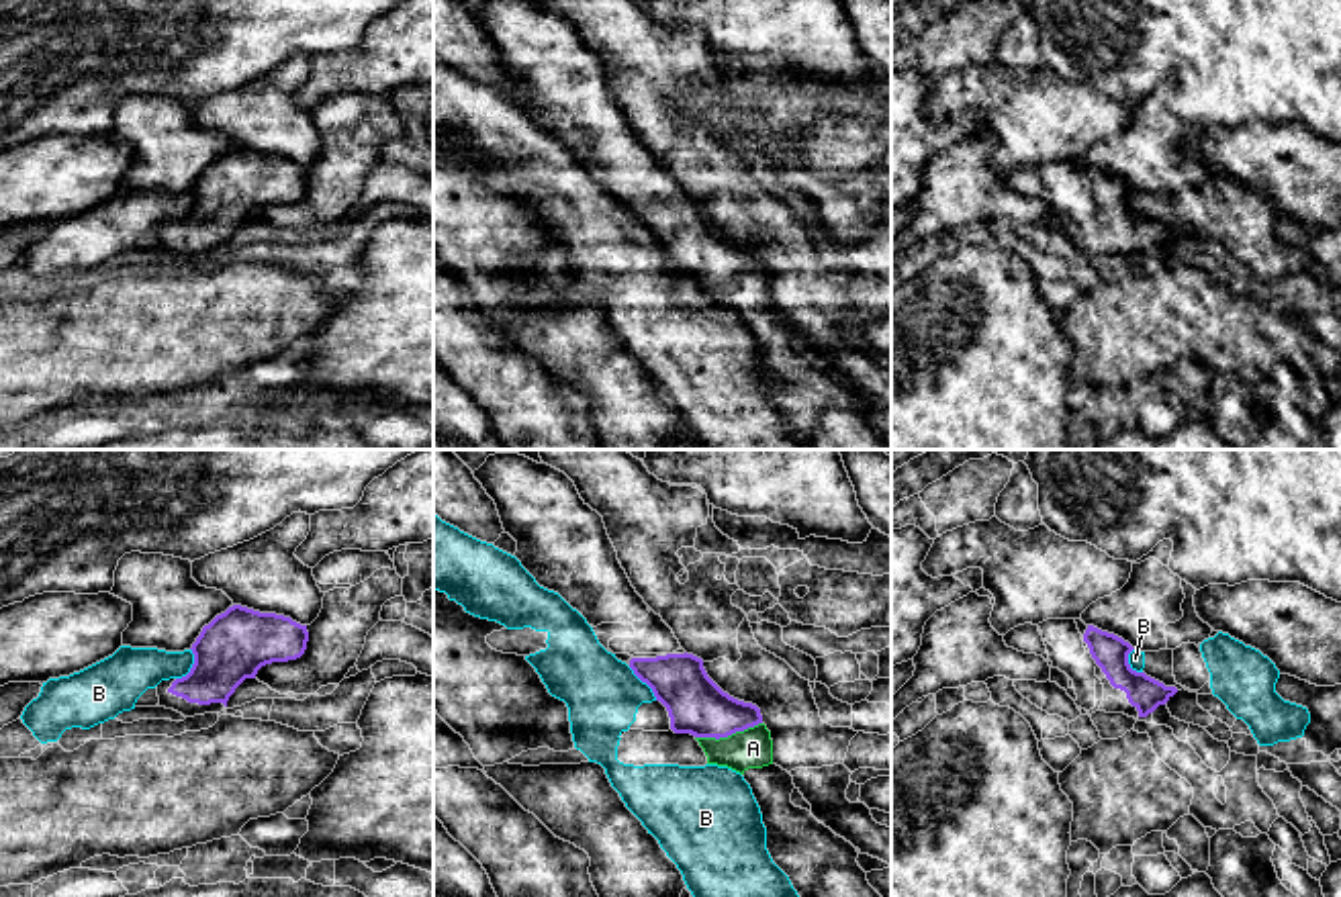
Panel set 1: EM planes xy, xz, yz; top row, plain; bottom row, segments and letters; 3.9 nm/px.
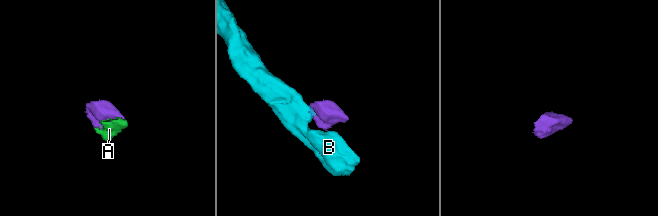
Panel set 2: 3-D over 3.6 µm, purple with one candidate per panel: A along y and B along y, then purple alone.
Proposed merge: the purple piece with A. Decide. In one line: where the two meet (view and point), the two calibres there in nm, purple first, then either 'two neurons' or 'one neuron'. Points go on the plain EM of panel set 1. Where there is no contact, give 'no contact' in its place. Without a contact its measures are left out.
meets purple in xz at (728, 276); 220 nm thick on the purple side, 160 nm on the other; one neuron

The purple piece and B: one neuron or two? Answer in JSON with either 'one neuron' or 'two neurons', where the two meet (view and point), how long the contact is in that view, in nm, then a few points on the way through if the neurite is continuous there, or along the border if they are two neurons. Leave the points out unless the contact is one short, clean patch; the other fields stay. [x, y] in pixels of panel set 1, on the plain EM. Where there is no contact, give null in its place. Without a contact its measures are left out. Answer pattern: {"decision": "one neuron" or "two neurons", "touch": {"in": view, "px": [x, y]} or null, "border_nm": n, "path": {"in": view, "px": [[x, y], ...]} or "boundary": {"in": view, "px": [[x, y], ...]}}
{"decision": "two neurons", "touch": {"in": "xy", "px": [193, 209]}, "border_nm": 140, "boundary": {"in": "xy", "px": [[191, 191], [191, 211], [176, 221]]}}

